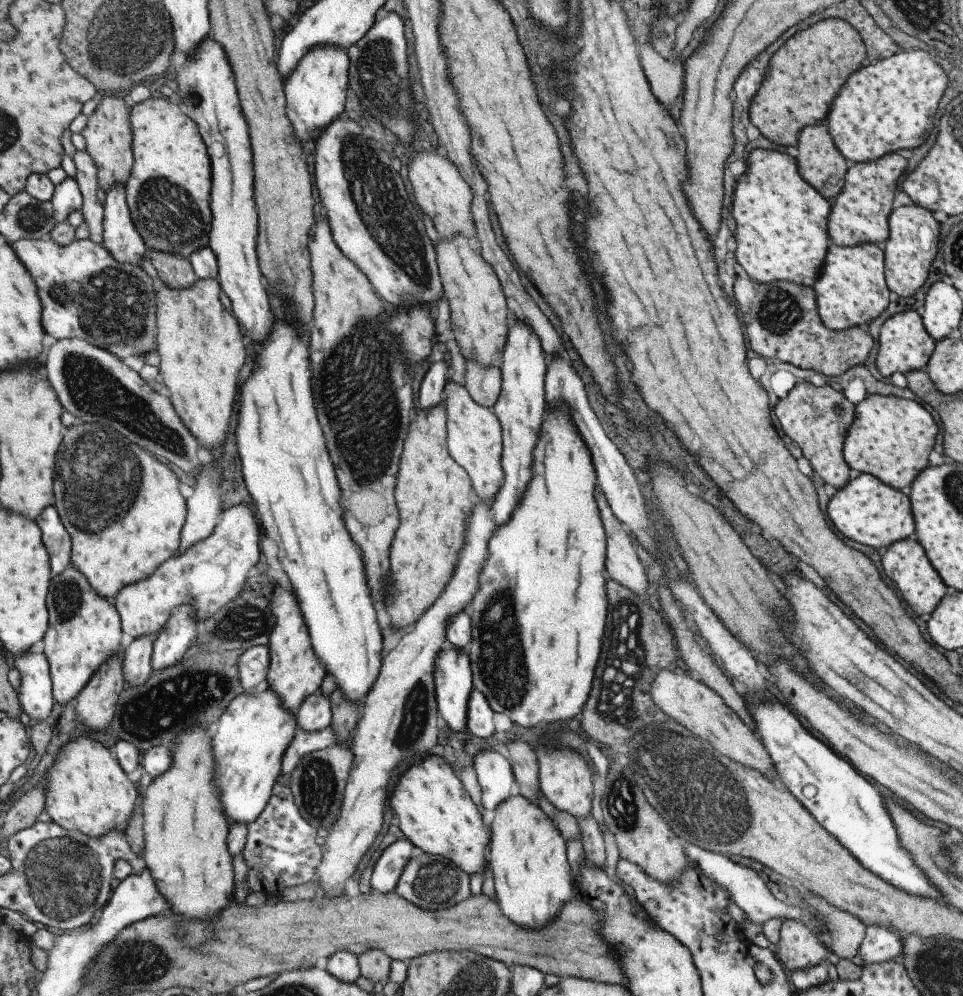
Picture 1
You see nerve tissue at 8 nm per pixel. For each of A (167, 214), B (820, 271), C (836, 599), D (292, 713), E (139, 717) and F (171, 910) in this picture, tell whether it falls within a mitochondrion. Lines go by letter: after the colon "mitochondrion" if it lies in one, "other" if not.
A: mitochondrion
B: other
C: other
D: other
E: mitochondrion
F: other

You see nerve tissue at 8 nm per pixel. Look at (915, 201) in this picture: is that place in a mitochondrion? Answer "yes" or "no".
no

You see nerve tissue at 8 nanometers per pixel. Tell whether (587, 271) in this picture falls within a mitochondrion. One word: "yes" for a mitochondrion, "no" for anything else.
no

